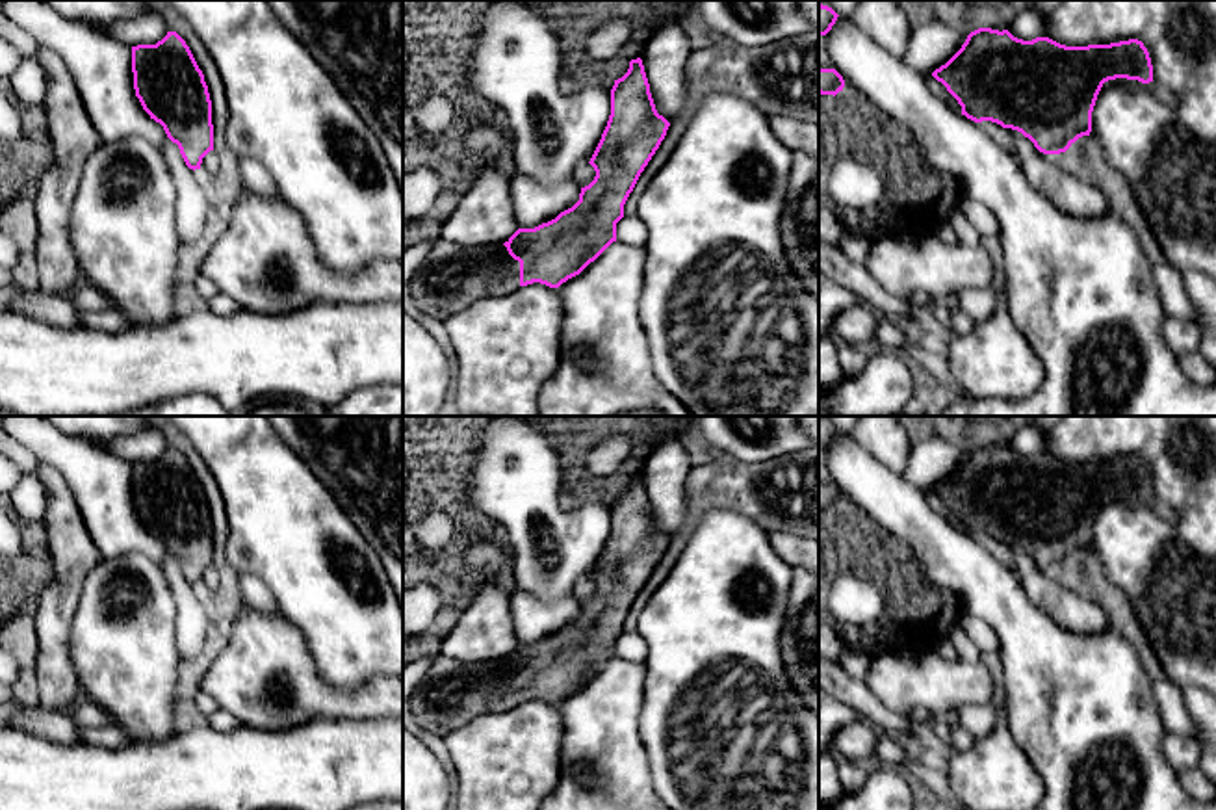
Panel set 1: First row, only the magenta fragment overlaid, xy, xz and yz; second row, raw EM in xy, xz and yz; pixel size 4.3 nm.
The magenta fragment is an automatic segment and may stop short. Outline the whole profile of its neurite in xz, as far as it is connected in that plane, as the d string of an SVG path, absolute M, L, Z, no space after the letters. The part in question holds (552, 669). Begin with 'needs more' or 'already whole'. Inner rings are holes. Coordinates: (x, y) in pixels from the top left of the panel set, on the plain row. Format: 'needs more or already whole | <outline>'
needs more | M631 476L611 505L611 531L589 578L596 593L579 617L548 639L518 645L494 674L488 663L436 656L408 697L416 723L444 739L492 710L533 699L559 704L579 691L616 658L624 621L668 542L655 526L642 476Z

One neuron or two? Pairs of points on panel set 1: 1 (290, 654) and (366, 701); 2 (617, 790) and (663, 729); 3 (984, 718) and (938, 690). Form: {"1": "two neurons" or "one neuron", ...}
{"1": "one neuron", "2": "two neurons", "3": "two neurons"}

